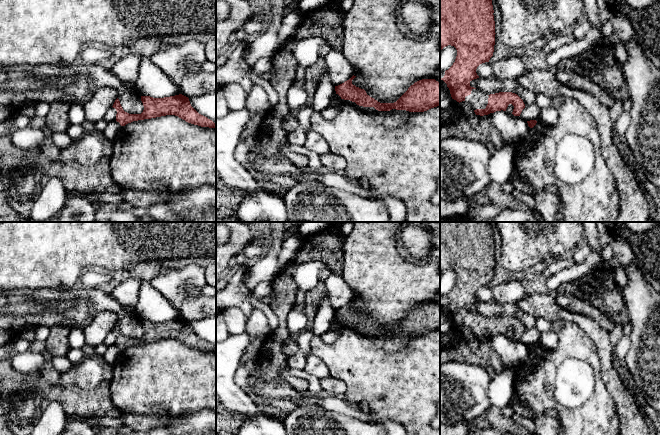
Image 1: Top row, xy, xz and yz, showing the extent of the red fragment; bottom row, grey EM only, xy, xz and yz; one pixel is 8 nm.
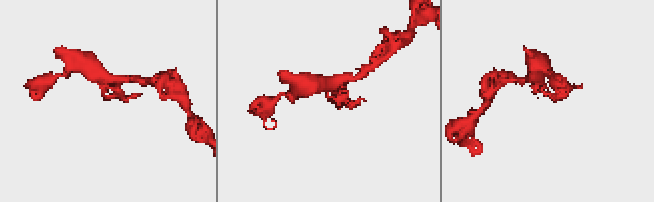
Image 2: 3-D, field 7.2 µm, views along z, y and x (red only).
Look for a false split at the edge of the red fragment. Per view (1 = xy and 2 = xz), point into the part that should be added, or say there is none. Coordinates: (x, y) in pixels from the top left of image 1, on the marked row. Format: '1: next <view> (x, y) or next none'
1: next none
2: next none

